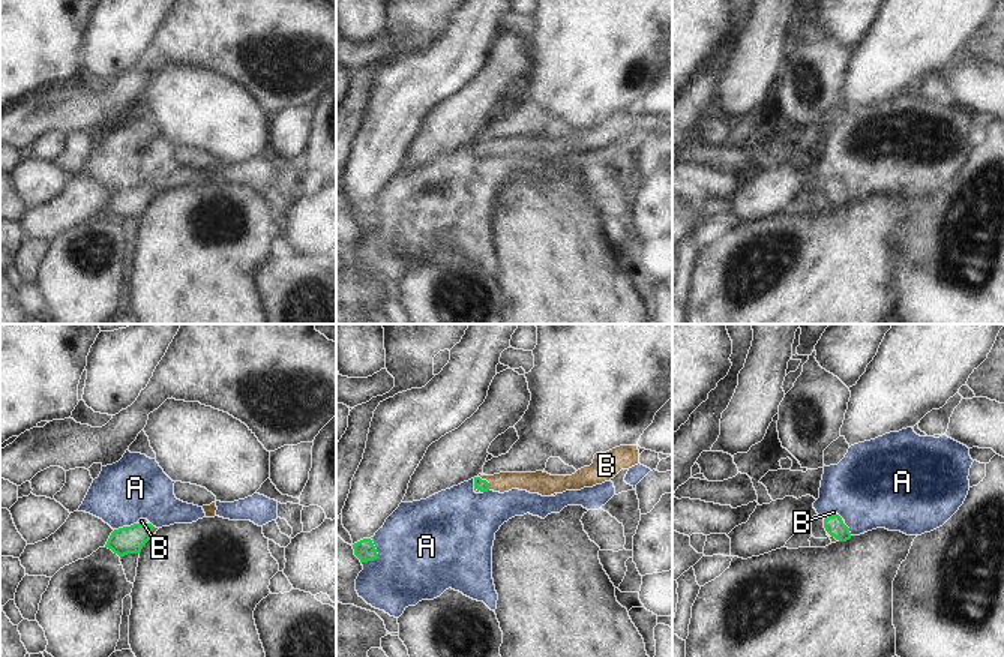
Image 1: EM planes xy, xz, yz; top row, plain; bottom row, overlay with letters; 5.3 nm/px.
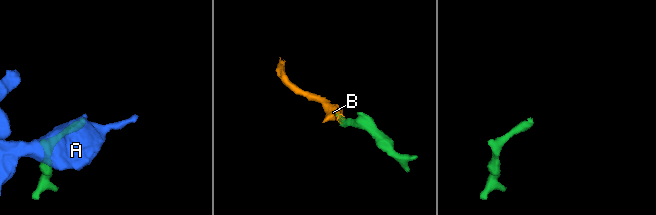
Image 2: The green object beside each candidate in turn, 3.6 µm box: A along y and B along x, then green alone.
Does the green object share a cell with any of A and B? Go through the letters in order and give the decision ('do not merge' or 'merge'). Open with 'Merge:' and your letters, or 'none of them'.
Merge: B
A: do not merge
B: merge

